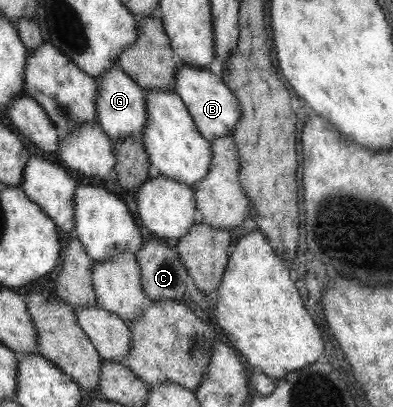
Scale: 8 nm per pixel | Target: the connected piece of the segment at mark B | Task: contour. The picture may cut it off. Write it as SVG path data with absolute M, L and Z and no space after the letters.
M194 65L176 67L174 91L186 105L195 126L208 140L231 135L240 120L240 104L231 89L223 82L223 76L214 68L199 68Z

